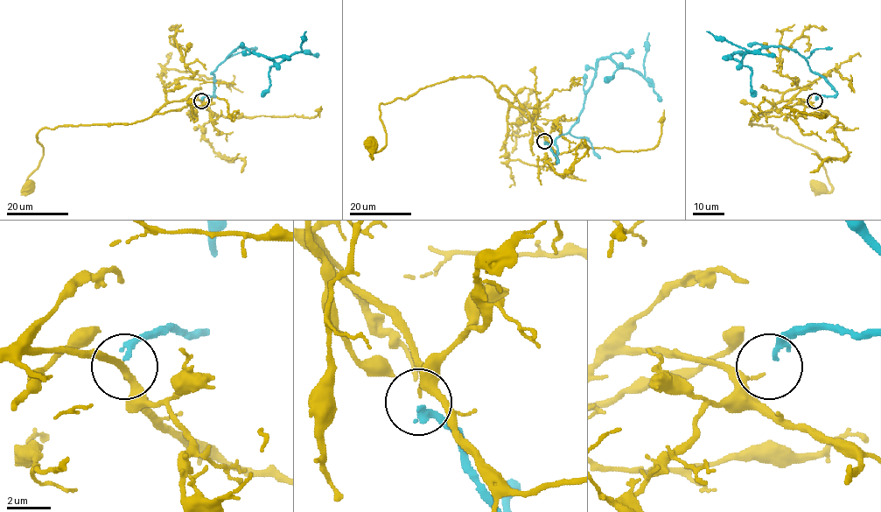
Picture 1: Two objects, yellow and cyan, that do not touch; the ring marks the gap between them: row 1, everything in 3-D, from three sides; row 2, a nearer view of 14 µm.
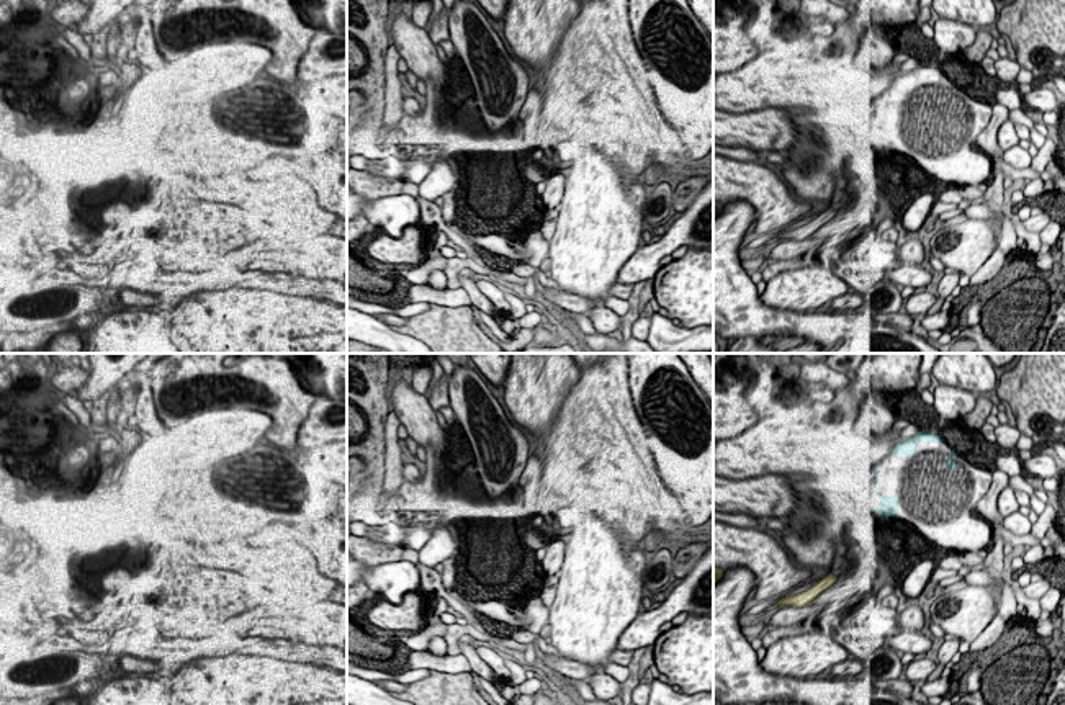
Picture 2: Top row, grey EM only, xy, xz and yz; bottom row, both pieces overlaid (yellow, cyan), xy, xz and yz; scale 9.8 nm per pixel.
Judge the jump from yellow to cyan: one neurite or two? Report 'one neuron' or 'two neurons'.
two neurons

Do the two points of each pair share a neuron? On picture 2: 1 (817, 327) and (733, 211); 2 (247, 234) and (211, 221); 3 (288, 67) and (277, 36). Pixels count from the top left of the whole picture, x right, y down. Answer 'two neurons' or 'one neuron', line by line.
1: one neuron
2: one neuron
3: one neuron

